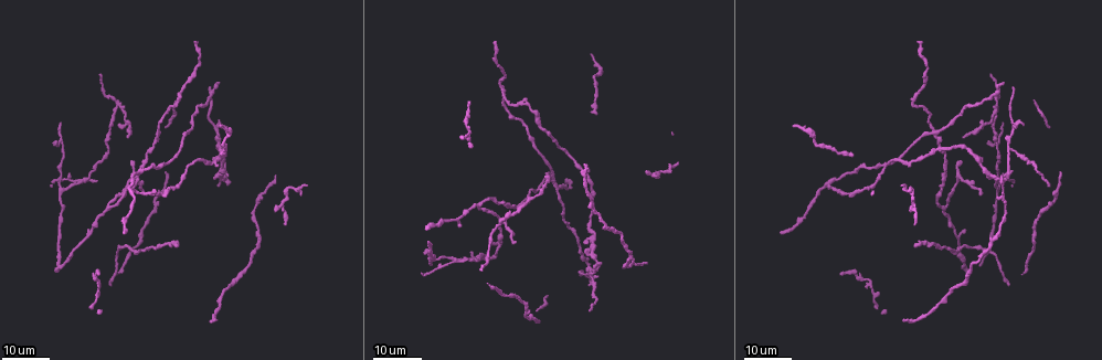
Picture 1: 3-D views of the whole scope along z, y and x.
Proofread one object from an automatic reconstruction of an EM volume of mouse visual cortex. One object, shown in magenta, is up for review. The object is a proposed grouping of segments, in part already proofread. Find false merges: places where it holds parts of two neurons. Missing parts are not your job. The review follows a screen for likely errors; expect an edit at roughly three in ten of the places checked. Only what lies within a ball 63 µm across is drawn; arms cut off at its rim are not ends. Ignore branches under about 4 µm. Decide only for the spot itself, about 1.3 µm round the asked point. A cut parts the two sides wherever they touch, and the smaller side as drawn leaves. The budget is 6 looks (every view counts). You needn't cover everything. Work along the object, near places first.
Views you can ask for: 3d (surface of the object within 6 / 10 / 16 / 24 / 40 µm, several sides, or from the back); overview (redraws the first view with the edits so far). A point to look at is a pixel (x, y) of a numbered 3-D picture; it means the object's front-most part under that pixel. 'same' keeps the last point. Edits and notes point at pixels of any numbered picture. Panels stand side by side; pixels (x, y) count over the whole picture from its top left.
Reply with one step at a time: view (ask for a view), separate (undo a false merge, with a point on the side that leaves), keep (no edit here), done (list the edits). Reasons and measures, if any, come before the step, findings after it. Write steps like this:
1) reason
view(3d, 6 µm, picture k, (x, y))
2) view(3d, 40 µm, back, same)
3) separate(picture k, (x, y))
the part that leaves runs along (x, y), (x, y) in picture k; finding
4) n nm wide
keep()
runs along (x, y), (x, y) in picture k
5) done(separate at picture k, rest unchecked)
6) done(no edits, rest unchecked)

arms part here
view(3d, 16 µm, picture 1, (457, 221))

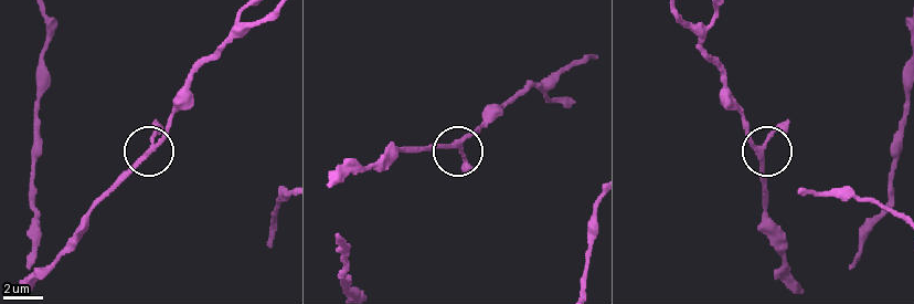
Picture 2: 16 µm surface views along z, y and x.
view(3d, 10 µm, picture 2, (150, 153))

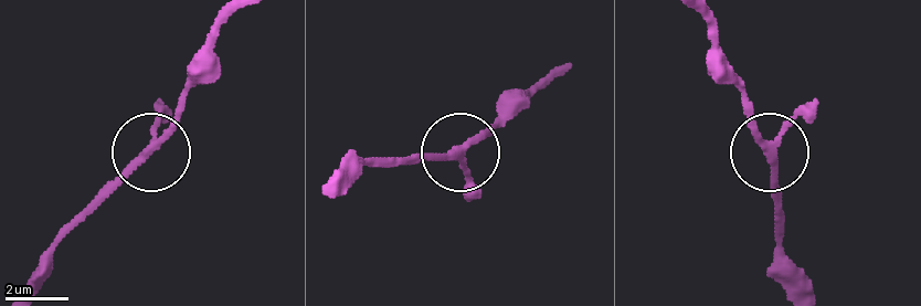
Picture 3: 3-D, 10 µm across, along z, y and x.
3 arms
keep()
runs along (702, 17), (739, 88), (752, 136), (773, 161), (779, 197) in picture 3; one neuron here

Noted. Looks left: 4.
thin neck
view(3d, 16 µm, picture 1, (511, 205))

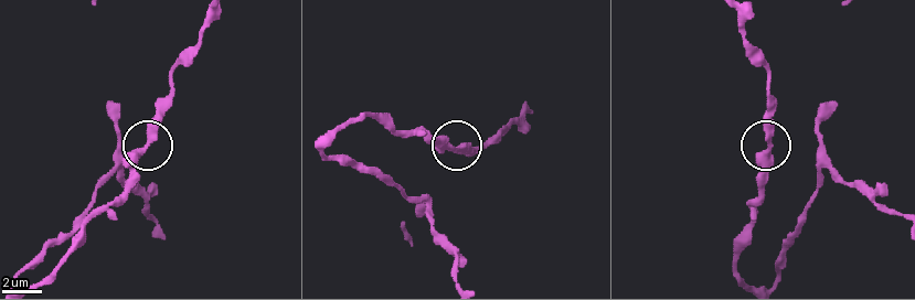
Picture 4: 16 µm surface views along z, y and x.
zoom in
view(3d, 10 µm, picture 4, (149, 141))

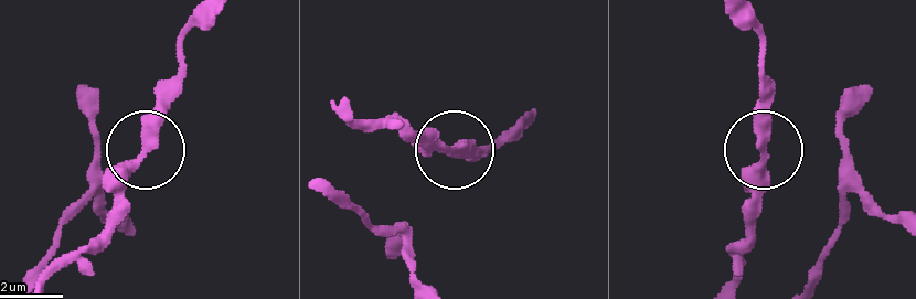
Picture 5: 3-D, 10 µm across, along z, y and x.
keep()
all the same neuron

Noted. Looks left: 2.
three arms meet
view(3d, 24 µm, picture 1, (106, 205))

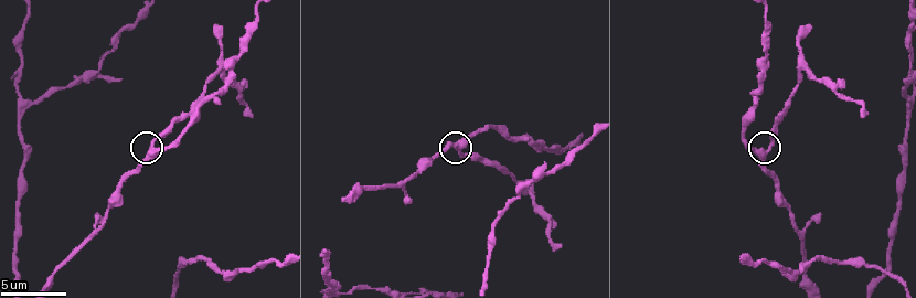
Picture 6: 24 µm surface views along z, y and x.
zoom in
view(3d, 10 µm, picture 6, (768, 151))

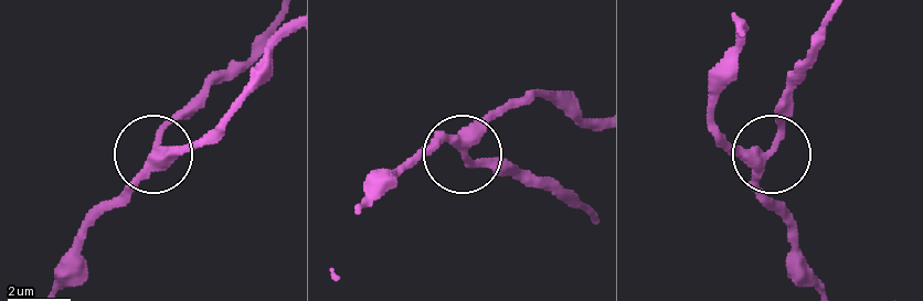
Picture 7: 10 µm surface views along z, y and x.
side arm 16 µm
keep()
runs along (598, 125), (551, 98), (519, 98), (464, 157), (524, 172) in picture 7; one neuron here

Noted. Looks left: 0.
done(no edits, rest unchecked)

